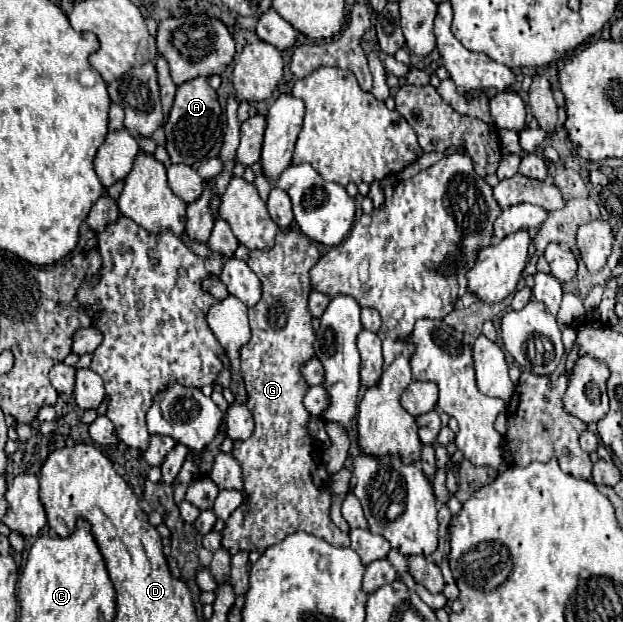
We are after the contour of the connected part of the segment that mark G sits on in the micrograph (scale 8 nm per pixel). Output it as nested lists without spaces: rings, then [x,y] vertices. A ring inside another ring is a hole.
[[[292,229],[288,233],[278,233],[276,243],[268,251],[254,249],[250,251],[248,267],[258,275],[262,281],[262,299],[256,307],[250,309],[250,329],[252,339],[240,349],[240,371],[246,385],[246,403],[254,415],[256,429],[248,441],[234,441],[230,455],[242,467],[242,481],[244,481],[244,503],[228,517],[222,529],[222,547],[230,551],[230,555],[238,551],[260,551],[264,553],[270,545],[280,543],[292,531],[306,531],[316,537],[322,537],[334,547],[350,547],[350,537],[342,533],[330,519],[330,505],[332,505],[332,491],[326,487],[316,487],[312,483],[312,475],[318,469],[314,439],[308,431],[310,413],[306,411],[302,399],[308,391],[308,383],[302,377],[302,367],[314,357],[314,329],[312,317],[308,311],[308,295],[312,291],[310,285],[310,269],[320,259],[316,241],[308,239],[304,233]]]

